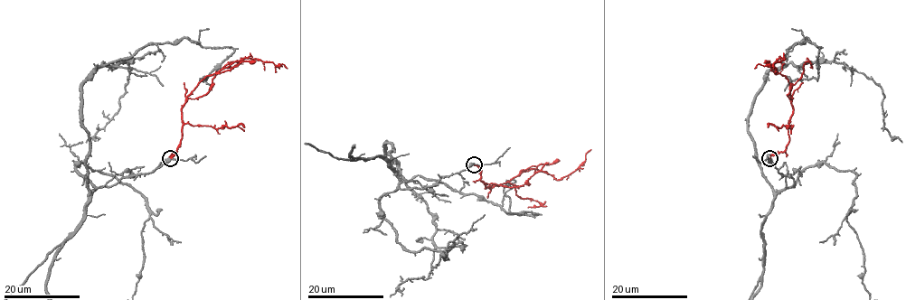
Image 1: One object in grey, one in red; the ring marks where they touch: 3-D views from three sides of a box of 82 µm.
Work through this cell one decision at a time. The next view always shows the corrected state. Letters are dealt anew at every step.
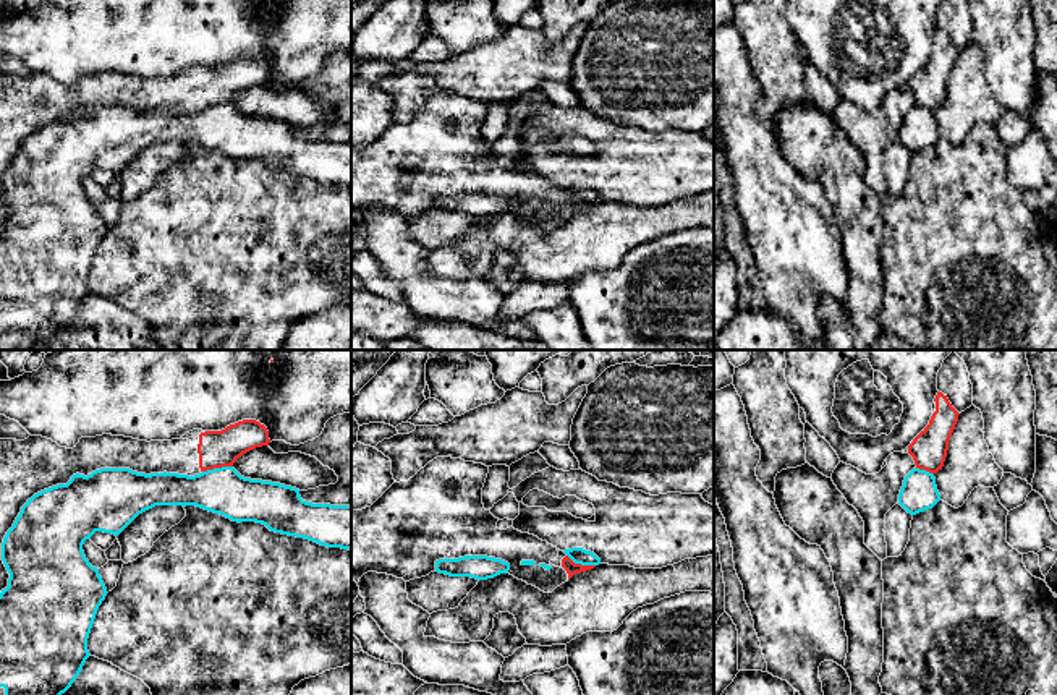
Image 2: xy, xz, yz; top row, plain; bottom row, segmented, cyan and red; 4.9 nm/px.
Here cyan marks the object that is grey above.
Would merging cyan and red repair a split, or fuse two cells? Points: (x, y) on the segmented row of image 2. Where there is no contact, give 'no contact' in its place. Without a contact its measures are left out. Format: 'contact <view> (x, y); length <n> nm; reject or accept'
contact xy (217, 469); length 160 nm; reject

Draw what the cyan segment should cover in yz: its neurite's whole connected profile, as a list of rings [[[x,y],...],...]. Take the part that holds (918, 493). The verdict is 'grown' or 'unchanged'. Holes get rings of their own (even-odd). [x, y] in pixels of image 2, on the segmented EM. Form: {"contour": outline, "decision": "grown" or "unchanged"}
{"contour": [[[913,468],[903,480],[898,504],[911,515],[932,509],[940,501],[932,473]]], "decision": "unchanged"}

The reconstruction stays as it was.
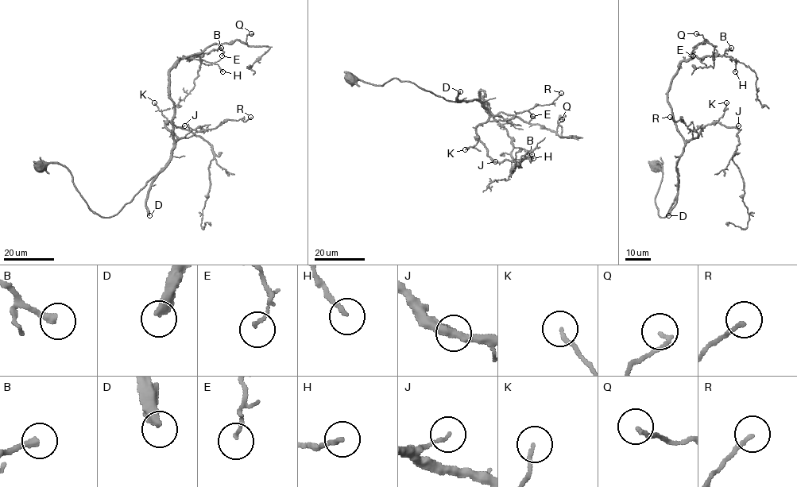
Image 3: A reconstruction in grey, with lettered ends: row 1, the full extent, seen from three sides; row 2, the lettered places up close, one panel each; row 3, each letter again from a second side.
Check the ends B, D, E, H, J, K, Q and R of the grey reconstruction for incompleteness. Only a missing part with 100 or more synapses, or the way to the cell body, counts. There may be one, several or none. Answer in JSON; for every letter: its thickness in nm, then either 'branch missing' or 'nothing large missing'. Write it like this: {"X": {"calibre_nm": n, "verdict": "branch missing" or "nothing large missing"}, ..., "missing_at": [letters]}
{"B": {"calibre_nm": 280, "verdict": "nothing large missing"}, "D": {"calibre_nm": 360, "verdict": "branch missing"}, "E": {"calibre_nm": 120, "verdict": "nothing large missing"}, "H": {"calibre_nm": 170, "verdict": "nothing large missing"}, "J": {"calibre_nm": 110, "verdict": "nothing large missing"}, "K": {"calibre_nm": 140, "verdict": "nothing large missing"}, "Q": {"calibre_nm": 150, "verdict": "nothing large missing"}, "R": {"calibre_nm": 160, "verdict": "nothing large missing"}, "missing_at": ["D"]}

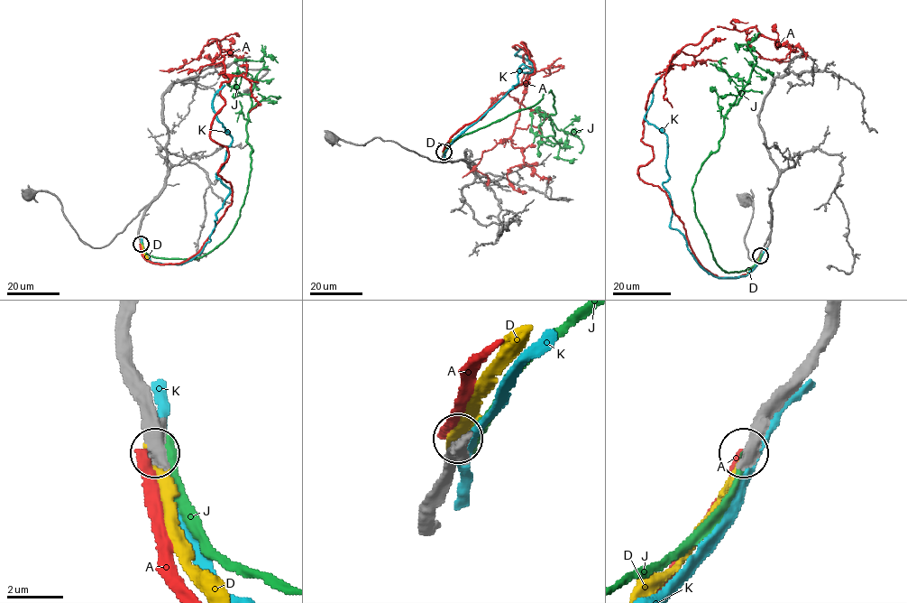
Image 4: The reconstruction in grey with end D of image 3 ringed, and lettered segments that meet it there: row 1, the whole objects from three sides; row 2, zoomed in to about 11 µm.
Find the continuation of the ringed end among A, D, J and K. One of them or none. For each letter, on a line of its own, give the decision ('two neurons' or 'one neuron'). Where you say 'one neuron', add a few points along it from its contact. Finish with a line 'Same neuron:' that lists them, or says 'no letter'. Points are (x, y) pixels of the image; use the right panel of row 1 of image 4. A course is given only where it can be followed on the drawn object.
A: two neurons
D: one neuron | via (760, 256), (746, 274)
J: two neurons
K: two neurons
Same neuron: D

